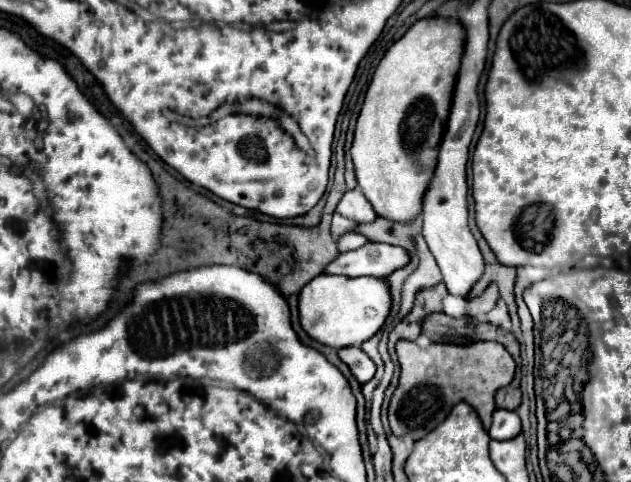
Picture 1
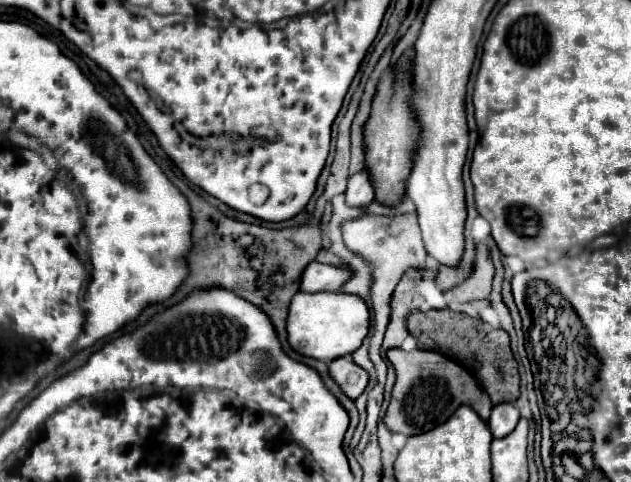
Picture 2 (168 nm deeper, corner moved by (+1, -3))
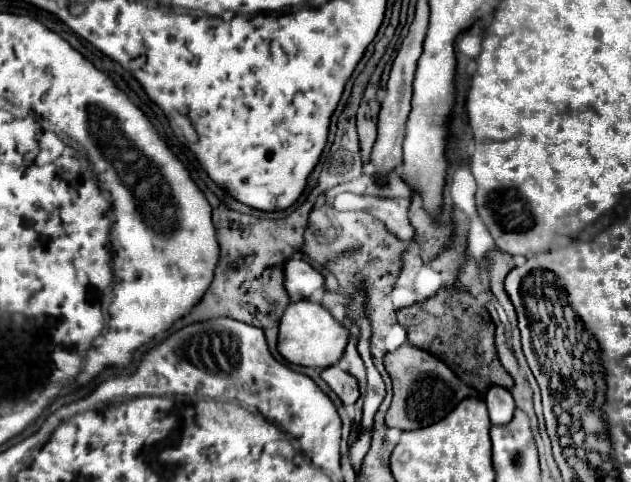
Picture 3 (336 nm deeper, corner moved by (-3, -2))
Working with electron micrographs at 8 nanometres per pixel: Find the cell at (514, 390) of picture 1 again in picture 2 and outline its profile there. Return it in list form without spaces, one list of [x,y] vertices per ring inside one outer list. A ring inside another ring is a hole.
[[[451,309],[429,311],[429,313],[413,313],[407,319],[409,333],[417,339],[419,349],[439,351],[449,359],[467,365],[481,381],[483,389],[489,393],[495,405],[499,403],[513,403],[519,397],[519,371],[517,361],[513,357],[509,335],[503,329],[493,329],[487,323],[471,319],[461,313],[453,313]],[[485,365],[485,367],[483,367]]]

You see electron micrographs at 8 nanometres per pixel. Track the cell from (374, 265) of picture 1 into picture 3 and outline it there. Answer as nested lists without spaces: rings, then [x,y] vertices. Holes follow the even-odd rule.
[[[291,256],[285,260],[285,288],[287,294],[293,296],[315,296],[315,292],[323,290],[323,276],[319,276],[319,272],[307,264],[307,260],[299,258],[299,256]]]

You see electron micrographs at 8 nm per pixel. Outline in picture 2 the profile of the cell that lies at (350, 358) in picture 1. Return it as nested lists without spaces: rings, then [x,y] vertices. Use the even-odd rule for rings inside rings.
[[[351,355],[333,359],[329,363],[329,371],[331,371],[331,377],[341,385],[343,393],[351,399],[357,399],[369,383],[369,373],[363,367],[359,367],[351,359]]]

